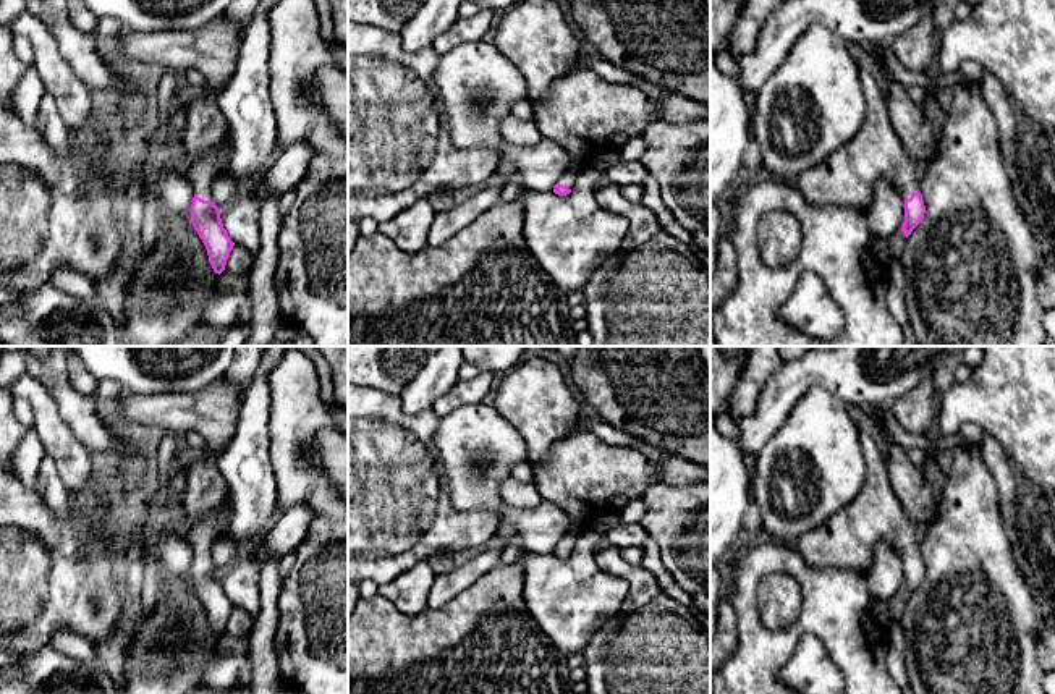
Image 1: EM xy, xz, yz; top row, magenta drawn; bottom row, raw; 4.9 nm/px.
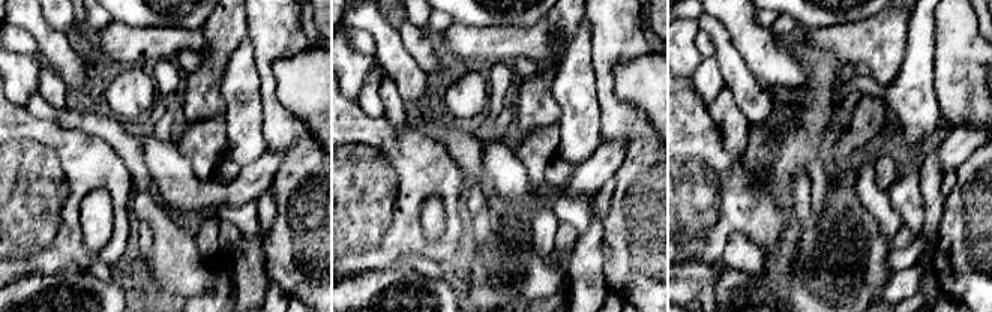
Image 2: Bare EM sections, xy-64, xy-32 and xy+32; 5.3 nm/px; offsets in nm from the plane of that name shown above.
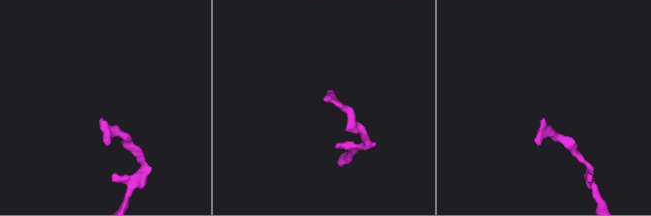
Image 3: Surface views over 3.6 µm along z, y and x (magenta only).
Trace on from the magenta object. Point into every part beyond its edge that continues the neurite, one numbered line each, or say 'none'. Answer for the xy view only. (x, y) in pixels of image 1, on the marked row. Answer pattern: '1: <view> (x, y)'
1: xy (204, 169)

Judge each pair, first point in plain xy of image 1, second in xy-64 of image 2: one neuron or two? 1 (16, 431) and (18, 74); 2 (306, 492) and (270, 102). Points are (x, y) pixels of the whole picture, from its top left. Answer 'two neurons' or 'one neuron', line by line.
1: one neuron
2: one neuron

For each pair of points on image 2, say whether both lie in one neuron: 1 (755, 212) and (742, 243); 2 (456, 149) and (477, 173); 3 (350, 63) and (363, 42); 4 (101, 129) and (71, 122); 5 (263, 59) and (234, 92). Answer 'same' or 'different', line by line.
1: different
2: same
3: different
4: same
5: different

